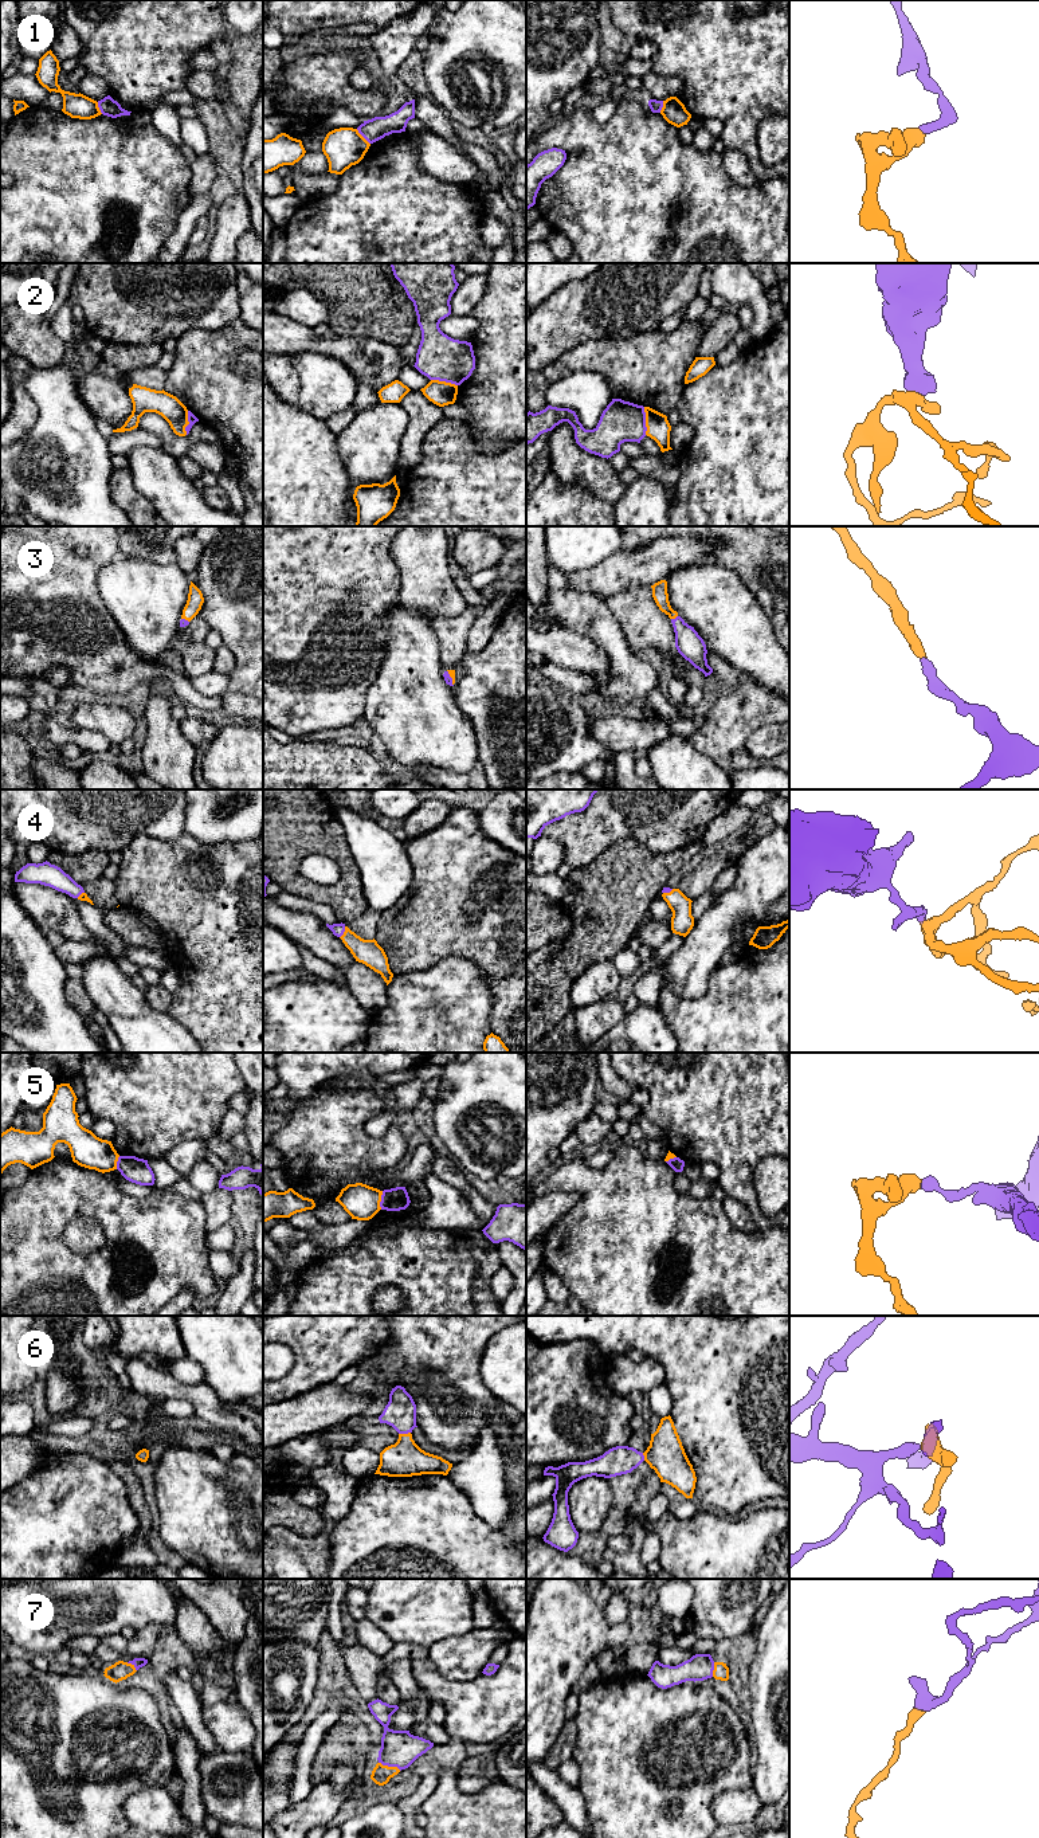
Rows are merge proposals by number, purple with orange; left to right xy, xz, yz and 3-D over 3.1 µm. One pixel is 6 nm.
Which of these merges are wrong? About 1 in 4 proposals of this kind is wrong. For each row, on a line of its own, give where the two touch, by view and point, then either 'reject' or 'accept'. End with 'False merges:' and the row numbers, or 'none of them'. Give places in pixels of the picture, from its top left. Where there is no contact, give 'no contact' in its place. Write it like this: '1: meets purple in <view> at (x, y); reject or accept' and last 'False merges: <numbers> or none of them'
1: meets purple in xz at (363, 136); reject
2: meets purple in yz at (645, 420); reject
3: meets purple in yz at (675, 618); accept
4: meets purple in xz at (344, 931); accept
5: meets purple in xz at (381, 1200); reject
6: meets purple in xz at (404, 1433); accept
7: meets purple in xz at (389, 1766); accept
False merges: 1, 2, 5

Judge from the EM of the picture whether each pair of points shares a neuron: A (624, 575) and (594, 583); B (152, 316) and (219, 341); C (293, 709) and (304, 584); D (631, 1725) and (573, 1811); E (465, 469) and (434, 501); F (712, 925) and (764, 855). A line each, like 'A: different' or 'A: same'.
A: same
B: different
C: same
D: different
E: same
F: same

